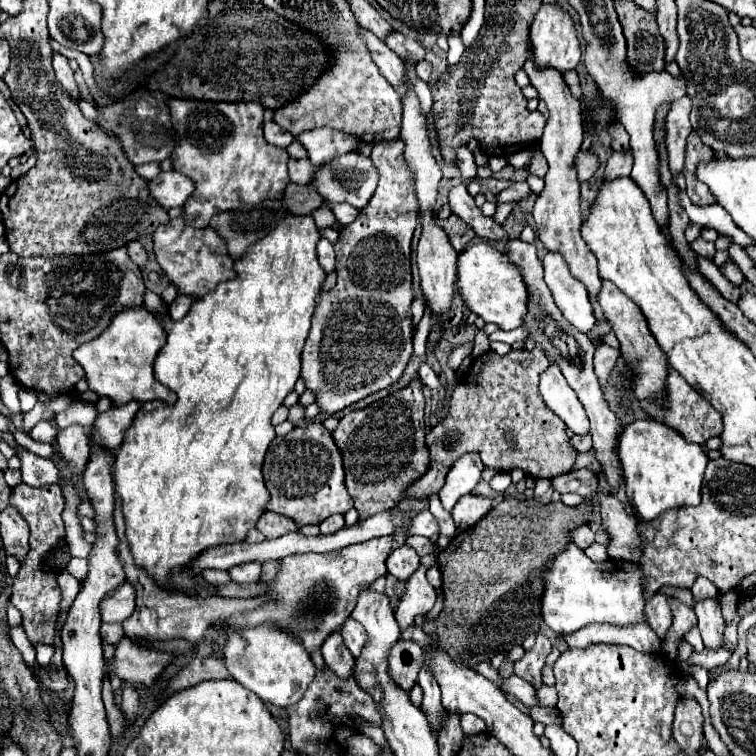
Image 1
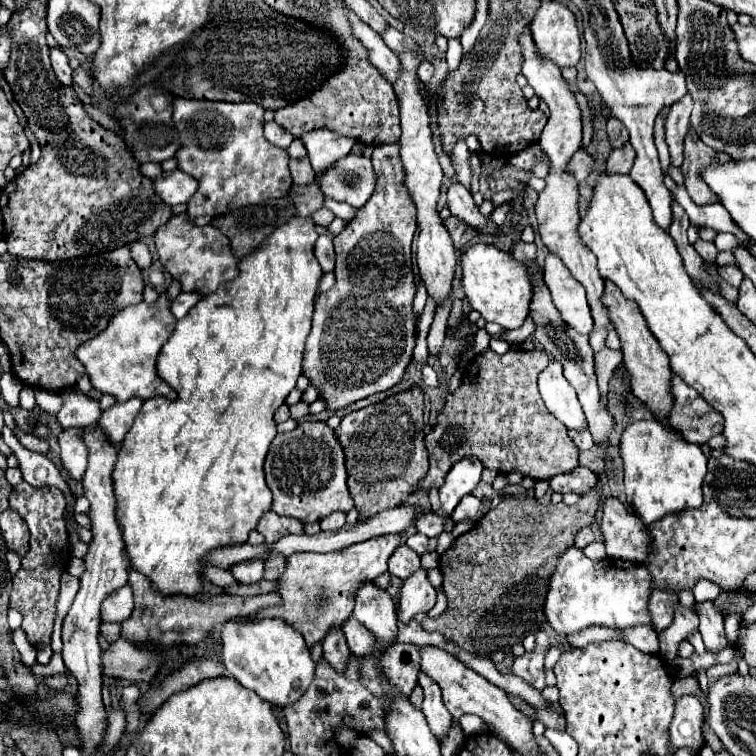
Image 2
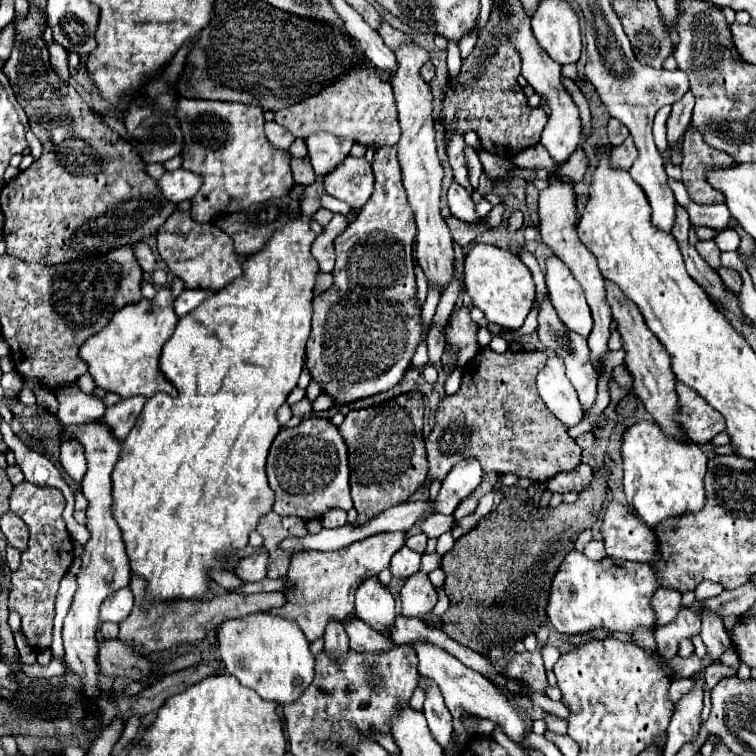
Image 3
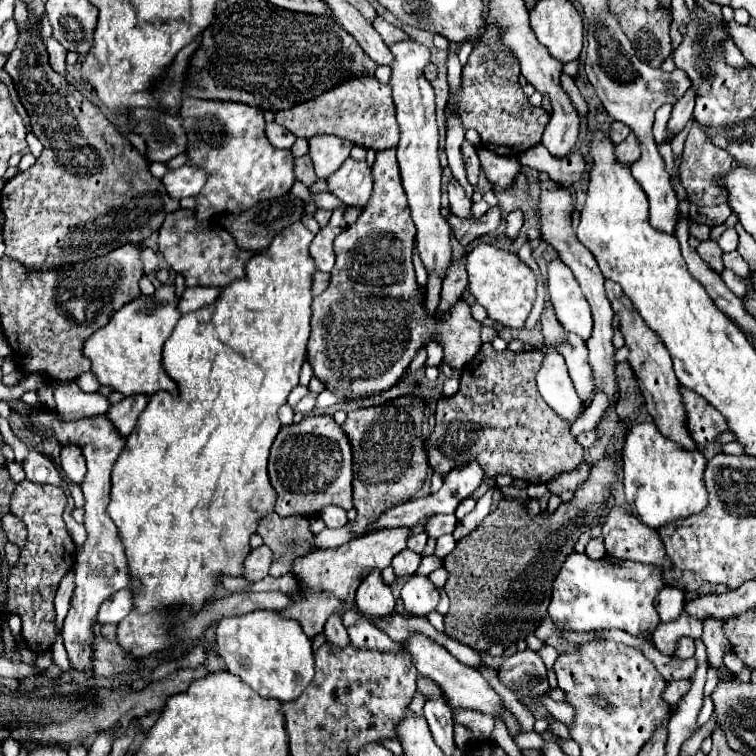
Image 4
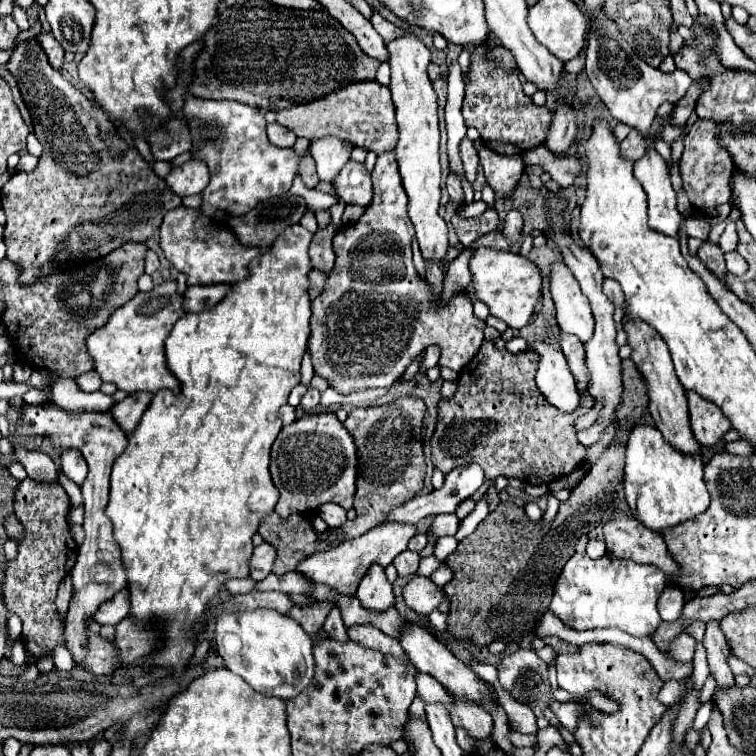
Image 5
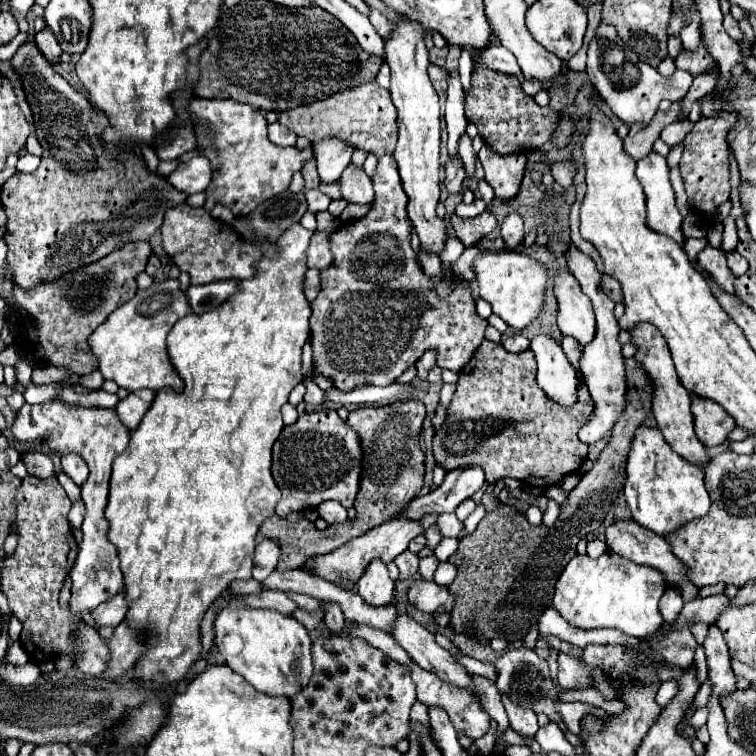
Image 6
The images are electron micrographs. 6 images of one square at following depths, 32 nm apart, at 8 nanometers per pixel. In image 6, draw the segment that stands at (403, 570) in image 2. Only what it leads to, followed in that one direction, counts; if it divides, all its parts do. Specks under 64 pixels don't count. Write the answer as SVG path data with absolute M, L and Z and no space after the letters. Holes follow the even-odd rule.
M406 550L406 552L396 556L394 564L400 570L400 580L408 580L408 578L412 578L418 572L418 554Z

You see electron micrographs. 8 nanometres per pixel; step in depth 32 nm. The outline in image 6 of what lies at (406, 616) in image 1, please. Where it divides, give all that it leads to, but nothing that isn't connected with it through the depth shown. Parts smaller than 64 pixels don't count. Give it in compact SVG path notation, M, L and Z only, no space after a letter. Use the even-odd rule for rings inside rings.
M424 578L414 580L410 584L406 596L408 596L408 602L412 606L416 606L418 610L428 612L428 614L432 614L438 606L452 608L452 602L454 602L454 596L448 594L446 586L438 586L434 582L424 580Z

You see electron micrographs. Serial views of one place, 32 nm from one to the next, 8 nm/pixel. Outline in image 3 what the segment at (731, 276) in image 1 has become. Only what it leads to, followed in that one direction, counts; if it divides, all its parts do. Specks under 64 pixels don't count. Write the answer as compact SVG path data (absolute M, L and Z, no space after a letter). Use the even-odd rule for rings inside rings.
M720 268L718 274L720 274L720 278L724 280L724 284L726 284L728 288L732 288L736 294L740 292L740 288L742 288L742 278L736 270L732 270L732 268Z

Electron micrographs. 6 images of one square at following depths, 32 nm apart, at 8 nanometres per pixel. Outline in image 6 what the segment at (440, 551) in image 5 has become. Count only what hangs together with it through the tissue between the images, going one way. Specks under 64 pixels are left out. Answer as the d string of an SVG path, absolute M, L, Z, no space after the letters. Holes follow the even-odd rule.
M444 537L434 549L434 555L440 562L448 561L448 558L456 552L459 540L451 537Z

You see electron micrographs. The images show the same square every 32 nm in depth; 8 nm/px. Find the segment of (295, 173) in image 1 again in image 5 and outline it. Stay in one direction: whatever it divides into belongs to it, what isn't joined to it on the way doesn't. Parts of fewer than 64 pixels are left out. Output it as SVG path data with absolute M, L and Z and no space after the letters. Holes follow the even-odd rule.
M306 154L306 156L300 158L300 164L298 164L298 176L304 180L304 184L306 184L308 188L314 188L314 186L318 184L314 160L312 160L310 154Z

